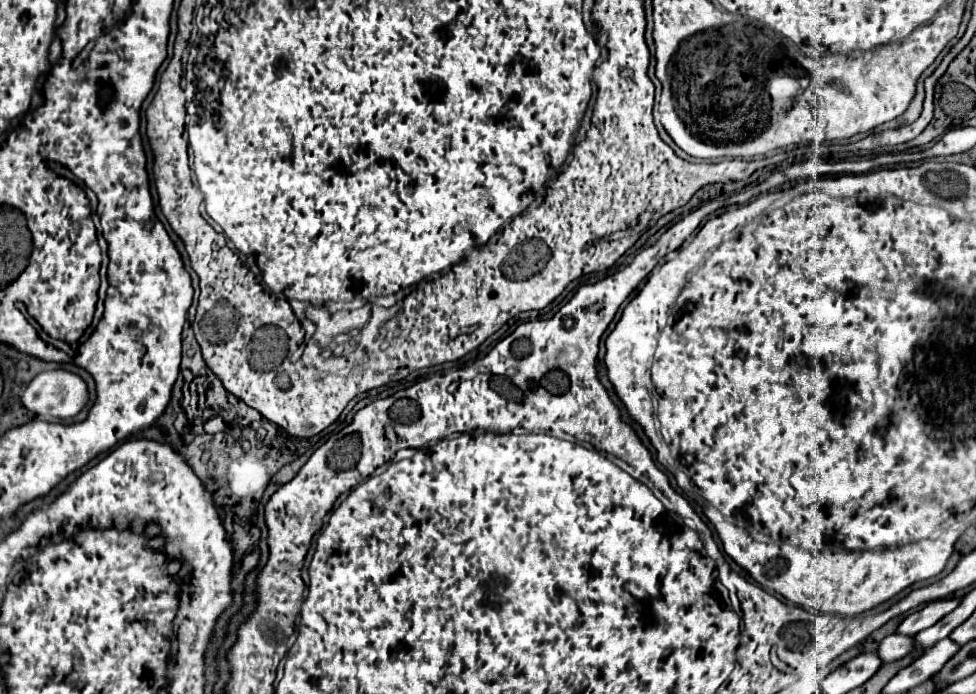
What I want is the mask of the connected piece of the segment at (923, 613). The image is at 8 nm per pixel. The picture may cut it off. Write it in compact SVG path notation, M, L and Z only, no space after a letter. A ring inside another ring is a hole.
M942 599L942 601L932 601L928 603L924 609L910 613L896 629L896 633L900 635L916 635L918 631L934 625L942 615L950 613L954 607L958 605L958 599Z

